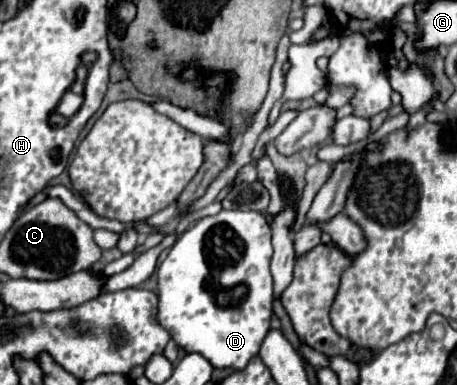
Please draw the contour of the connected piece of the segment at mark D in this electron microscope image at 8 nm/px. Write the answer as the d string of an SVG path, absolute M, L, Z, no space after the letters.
M220 211L214 217L202 217L194 227L186 229L176 243L172 245L168 257L162 261L160 269L158 269L158 321L162 327L166 327L166 331L170 333L170 337L186 351L186 353L200 353L204 355L212 367L218 369L244 369L252 357L258 355L260 345L270 329L270 317L272 317L272 273L270 273L270 257L272 257L272 243L270 243L270 225L264 219L262 213L258 211Z

